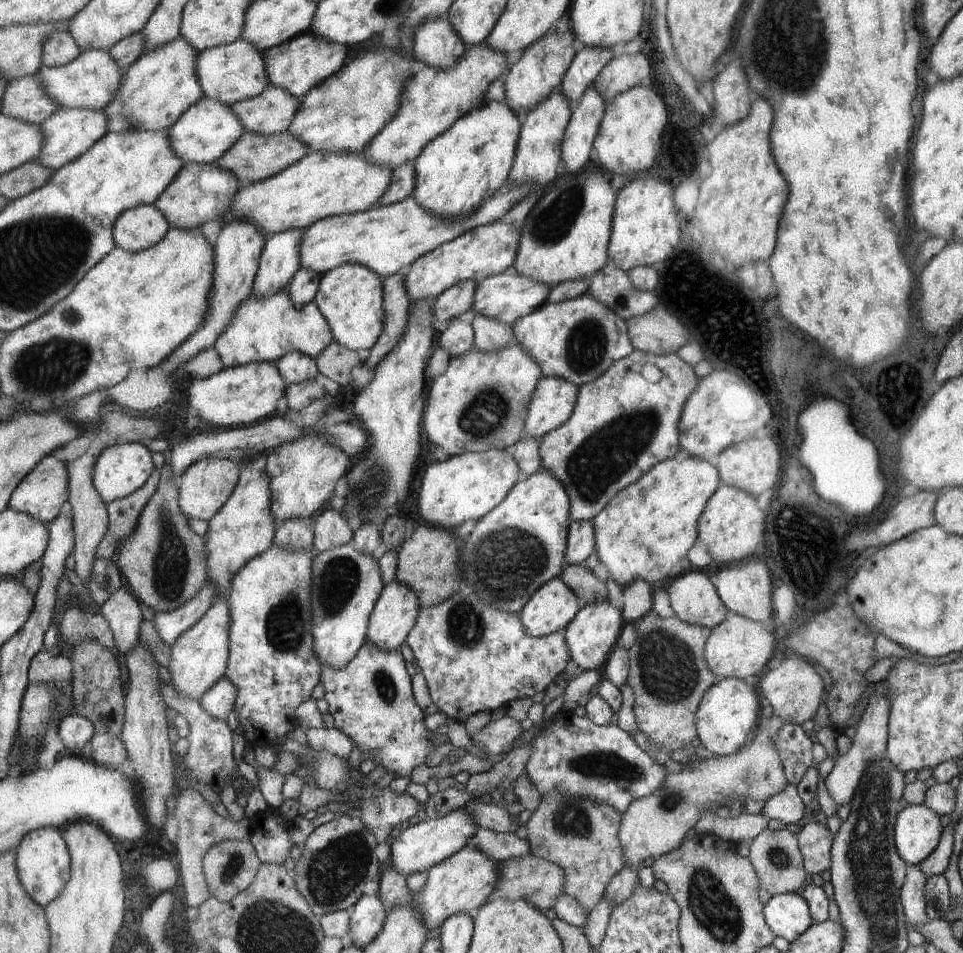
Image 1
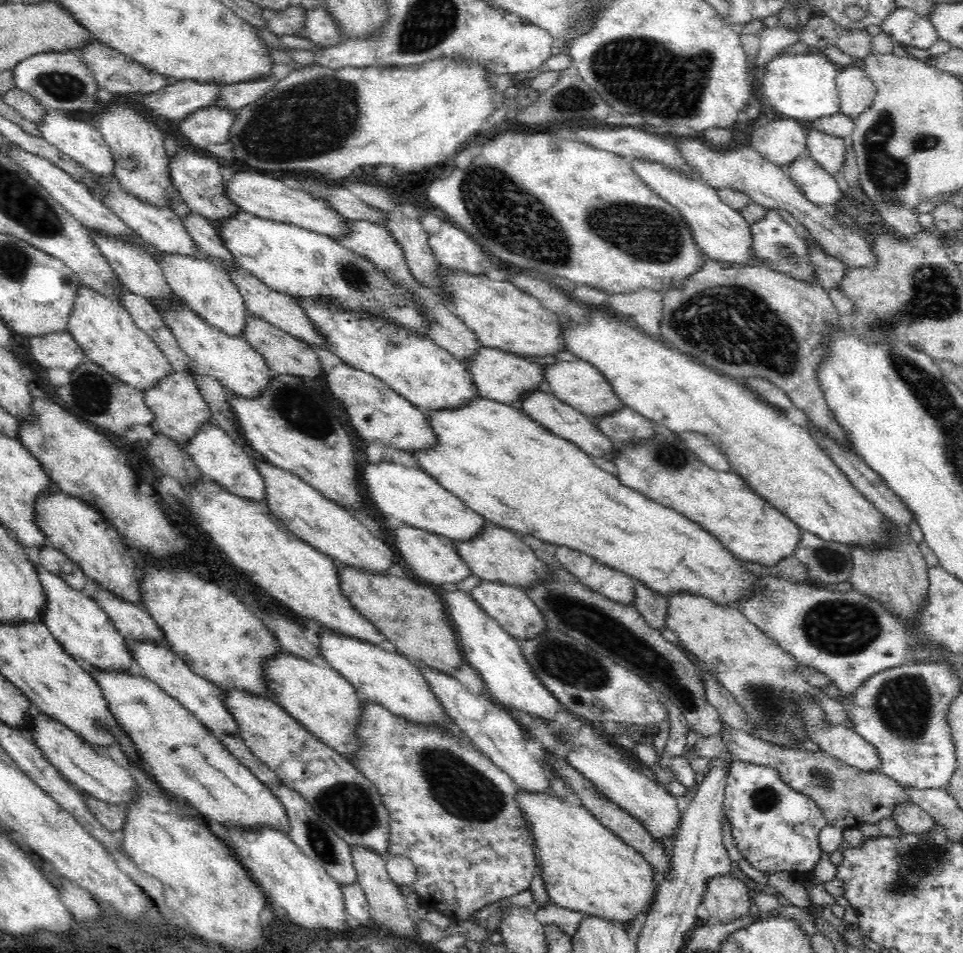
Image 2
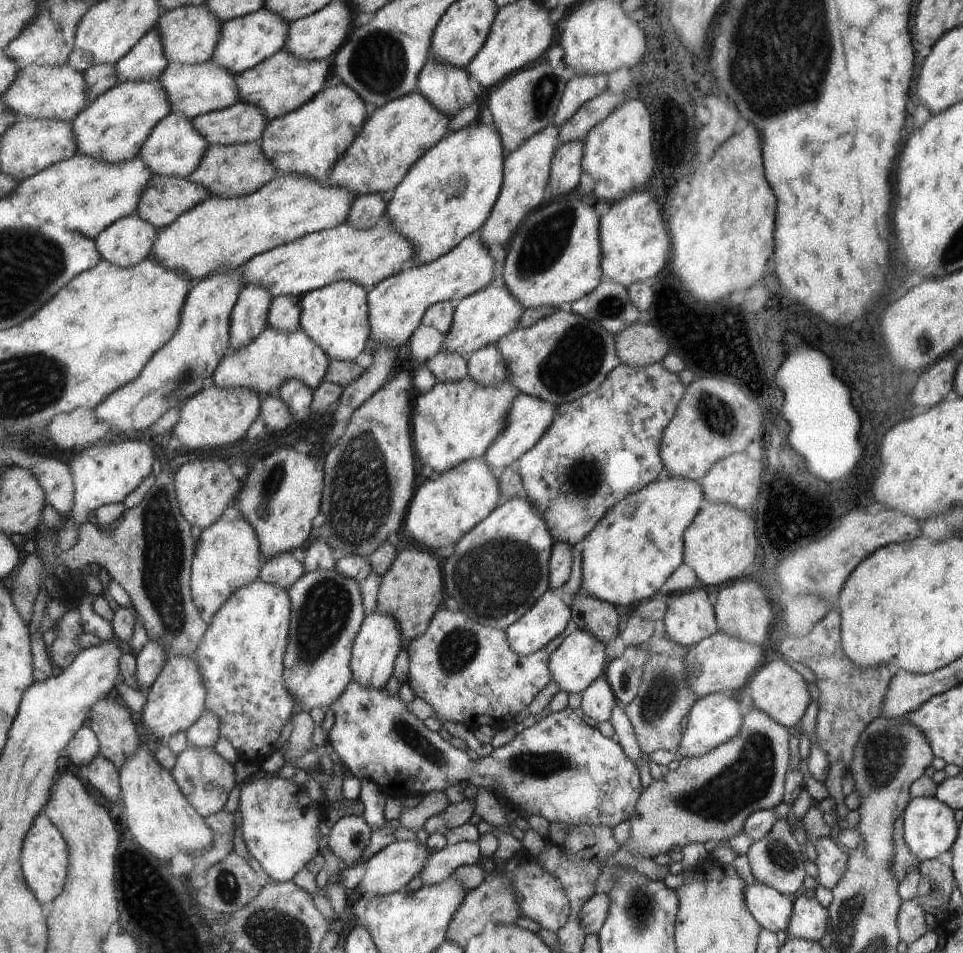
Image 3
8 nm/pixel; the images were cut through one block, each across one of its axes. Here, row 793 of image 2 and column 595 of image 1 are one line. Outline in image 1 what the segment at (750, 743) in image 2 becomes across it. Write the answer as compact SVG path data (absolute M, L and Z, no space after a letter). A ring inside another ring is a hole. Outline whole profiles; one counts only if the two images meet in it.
M552 790L541 798L536 812L531 814L527 822L527 841L530 844L529 854L540 858L540 860L548 860L552 864L558 864L564 870L564 876L566 876L562 895L572 896L574 900L578 900L582 904L582 908L586 912L590 912L592 908L600 904L604 892L606 892L606 886L608 886L608 882L610 882L613 875L625 867L626 858L624 858L619 839L620 823L620 814L614 808L610 808L608 804L596 804L596 802L586 800L582 796L566 798L558 790Z

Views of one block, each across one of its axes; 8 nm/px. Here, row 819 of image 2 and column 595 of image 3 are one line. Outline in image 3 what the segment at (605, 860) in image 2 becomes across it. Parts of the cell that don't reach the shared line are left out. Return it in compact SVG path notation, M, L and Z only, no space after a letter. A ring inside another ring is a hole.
M669 476L666 480L655 480L648 486L643 486L642 490L629 494L618 504L610 507L610 510L602 516L602 520L594 526L594 530L591 530L579 545L582 554L581 592L615 607L632 608L634 600L640 602L653 598L654 594L662 591L670 574L682 565L683 534L686 527L696 518L702 502L704 494L699 481Z

